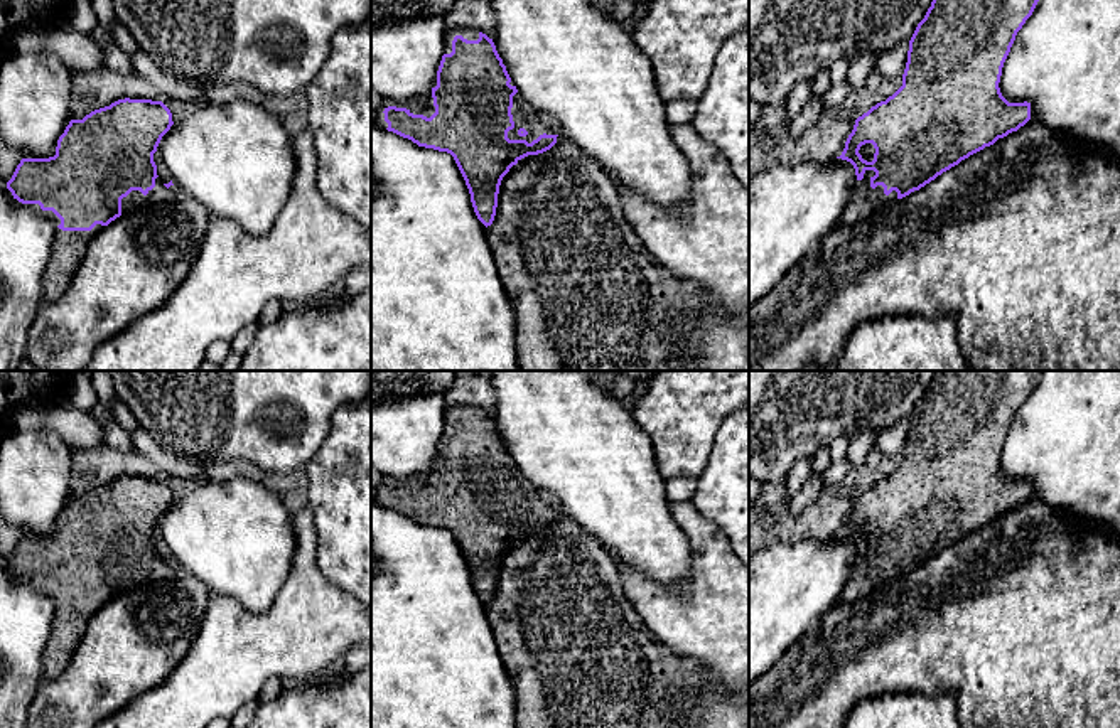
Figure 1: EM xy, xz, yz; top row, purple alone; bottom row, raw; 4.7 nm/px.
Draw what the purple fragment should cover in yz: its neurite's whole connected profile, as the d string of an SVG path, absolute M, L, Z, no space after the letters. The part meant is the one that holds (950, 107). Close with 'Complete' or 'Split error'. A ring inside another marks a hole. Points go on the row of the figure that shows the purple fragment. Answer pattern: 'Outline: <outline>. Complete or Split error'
Outline: M933 0L931 2L931 7L928 8L924 19L918 24L909 40L907 62L906 62L906 69L902 74L902 86L886 101L877 103L867 113L864 113L862 116L855 120L853 130L845 142L845 148L842 155L837 157L837 158L850 162L857 175L857 182L853 184L848 204L842 217L838 219L837 228L853 226L859 221L867 219L877 211L887 207L889 204L894 204L896 201L909 195L911 192L919 190L921 187L934 180L943 172L950 170L951 167L958 165L961 160L983 150L985 147L993 145L999 138L1004 138L1012 131L1017 131L1020 126L1024 126L1031 120L1031 103L1027 101L1009 103L1002 96L999 83L1000 83L1004 62L1010 52L1015 35L1022 29L1026 20L1032 15L1037 2L1039 0ZM865 143L872 143L875 148L872 162L864 160L862 155L859 153L860 147Z. Split error

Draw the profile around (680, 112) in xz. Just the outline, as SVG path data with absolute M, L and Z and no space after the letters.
M675 99L666 103L666 120L670 126L688 125L697 115L697 101Z

